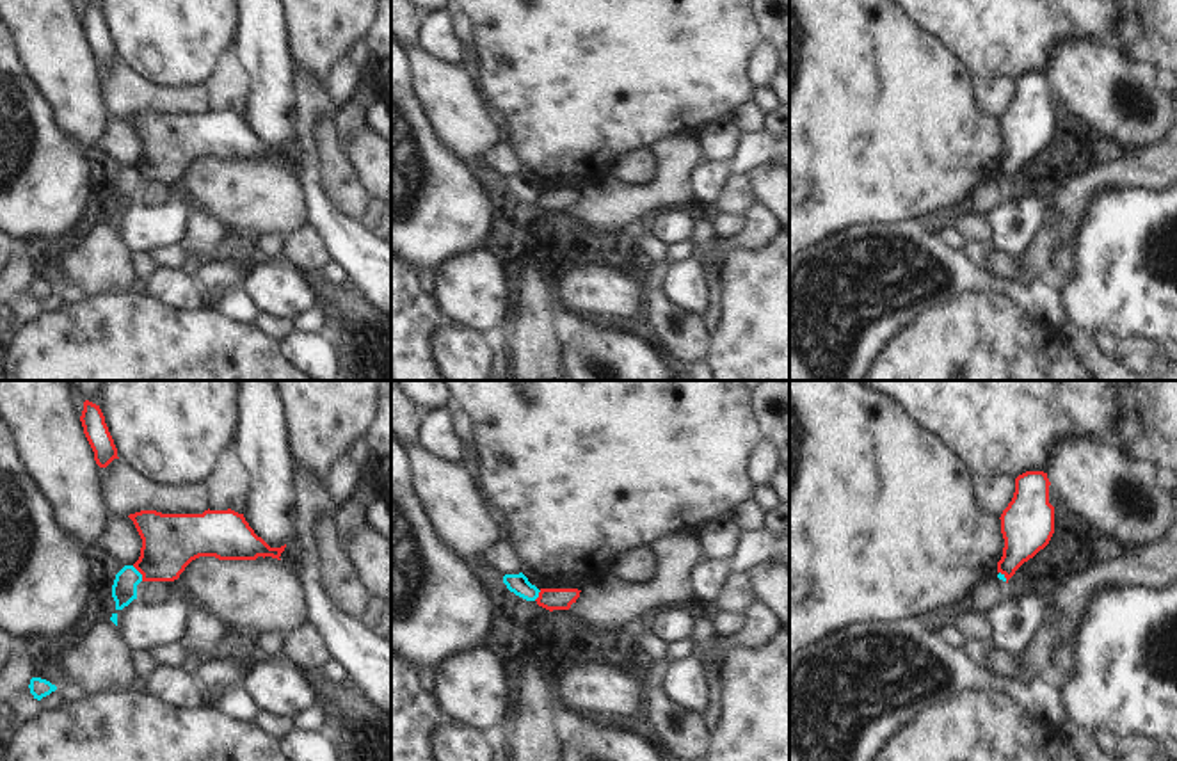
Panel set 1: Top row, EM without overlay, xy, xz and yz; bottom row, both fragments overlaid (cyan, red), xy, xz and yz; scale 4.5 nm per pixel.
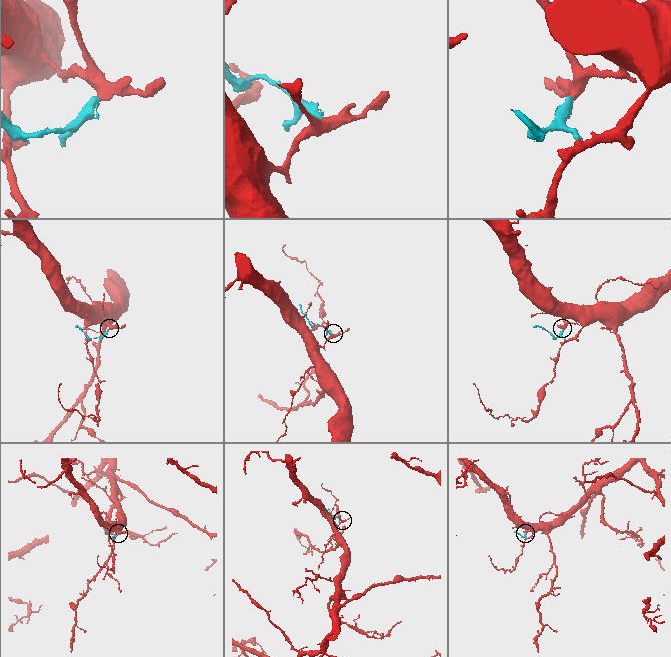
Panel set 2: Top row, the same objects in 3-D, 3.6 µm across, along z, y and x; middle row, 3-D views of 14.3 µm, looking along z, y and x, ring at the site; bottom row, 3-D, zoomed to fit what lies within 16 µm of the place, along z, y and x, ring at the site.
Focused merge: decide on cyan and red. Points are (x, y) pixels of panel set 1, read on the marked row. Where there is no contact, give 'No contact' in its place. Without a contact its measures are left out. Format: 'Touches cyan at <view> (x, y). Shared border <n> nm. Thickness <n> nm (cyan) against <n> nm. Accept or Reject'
Touches cyan at xy (139, 573). Shared border 90 nm. Thickness 110 nm (cyan) against 260 nm. Reject

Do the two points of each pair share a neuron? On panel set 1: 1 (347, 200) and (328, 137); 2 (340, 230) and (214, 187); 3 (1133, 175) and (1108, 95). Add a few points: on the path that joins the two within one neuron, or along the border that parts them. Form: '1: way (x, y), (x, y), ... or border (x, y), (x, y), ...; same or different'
1: way (340, 184), (331, 153); same
2: border (296, 176), (301, 187), (303, 216), (306, 221); different
3: border (1158, 143), (1126, 153); different

